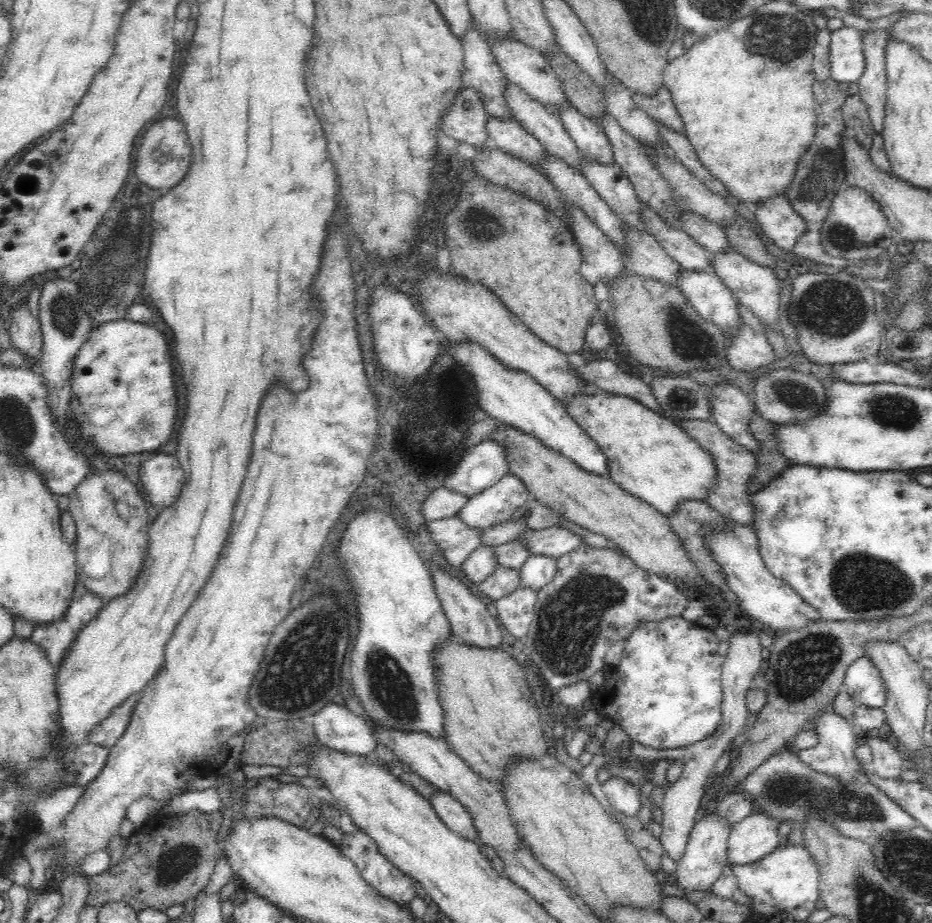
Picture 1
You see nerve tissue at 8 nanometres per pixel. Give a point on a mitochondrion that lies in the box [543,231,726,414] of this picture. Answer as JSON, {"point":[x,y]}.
{"point":[687,340]}

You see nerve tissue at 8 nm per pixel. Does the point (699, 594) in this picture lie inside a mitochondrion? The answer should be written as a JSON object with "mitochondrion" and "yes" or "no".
{"mitochondrion":"no"}

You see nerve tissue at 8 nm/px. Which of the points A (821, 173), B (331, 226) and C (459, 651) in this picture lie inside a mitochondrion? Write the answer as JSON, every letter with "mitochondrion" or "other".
{"A":"mitochondrion","B":"other","C":"other"}

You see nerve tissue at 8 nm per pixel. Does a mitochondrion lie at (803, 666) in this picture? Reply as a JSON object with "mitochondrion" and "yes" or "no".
{"mitochondrion":"yes"}

